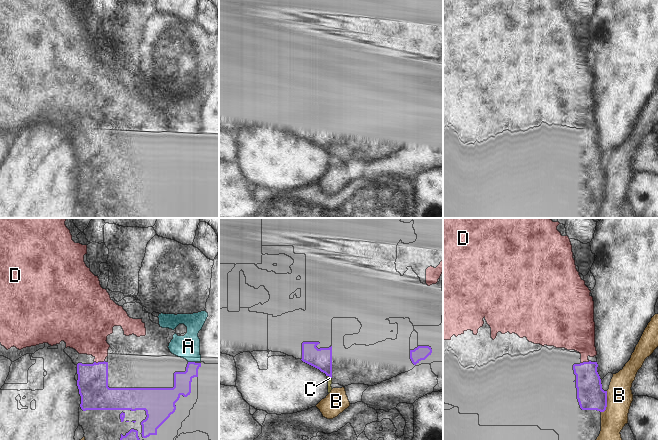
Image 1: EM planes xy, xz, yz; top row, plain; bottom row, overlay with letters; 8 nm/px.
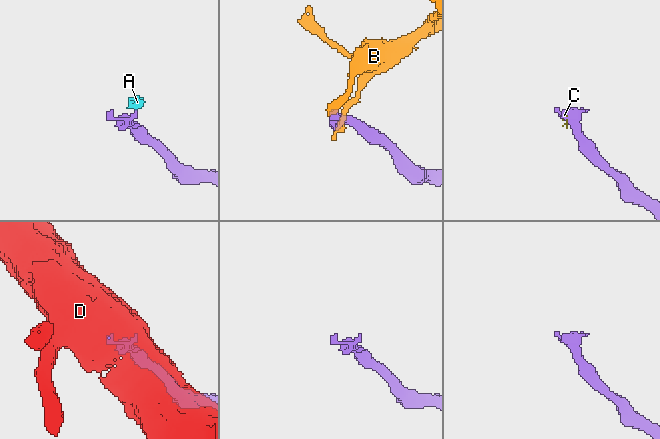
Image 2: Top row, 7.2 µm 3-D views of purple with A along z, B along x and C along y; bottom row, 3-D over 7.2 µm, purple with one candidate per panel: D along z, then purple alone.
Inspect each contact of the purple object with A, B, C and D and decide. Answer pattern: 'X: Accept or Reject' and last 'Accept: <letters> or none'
A: Reject
B: Reject
C: Reject
D: Accept
Accept: D

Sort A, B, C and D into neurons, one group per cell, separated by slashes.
A C / B / D

